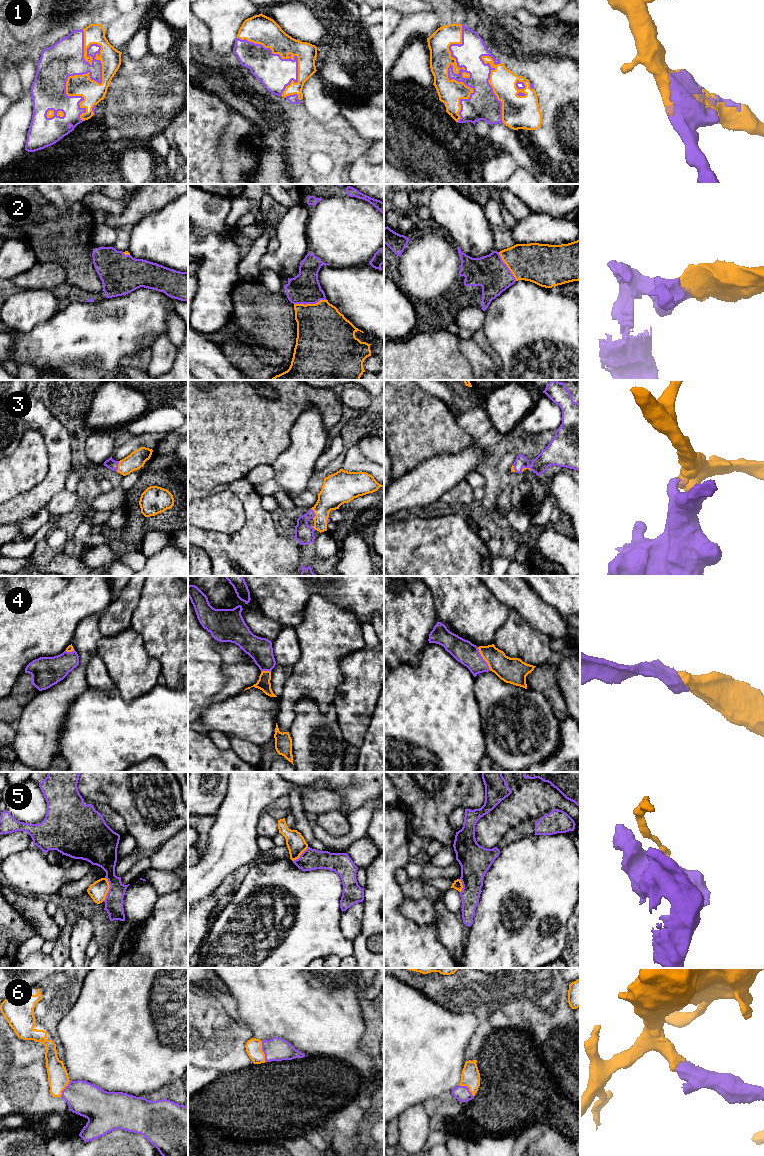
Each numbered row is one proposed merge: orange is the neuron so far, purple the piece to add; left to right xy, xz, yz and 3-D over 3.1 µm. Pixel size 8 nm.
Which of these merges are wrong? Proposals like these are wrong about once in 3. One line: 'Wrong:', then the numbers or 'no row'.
Wrong: 5

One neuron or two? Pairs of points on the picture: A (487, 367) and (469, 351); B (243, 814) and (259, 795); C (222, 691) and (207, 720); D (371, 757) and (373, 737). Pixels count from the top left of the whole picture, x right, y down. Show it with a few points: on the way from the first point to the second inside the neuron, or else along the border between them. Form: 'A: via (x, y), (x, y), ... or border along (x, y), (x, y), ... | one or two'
A: via (483, 363), (473, 353) | one
B: via (245, 809), (254, 800) | one
C: border along (238, 694), (211, 704), (198, 718) | two
D: via (373, 752), (373, 742) | one

